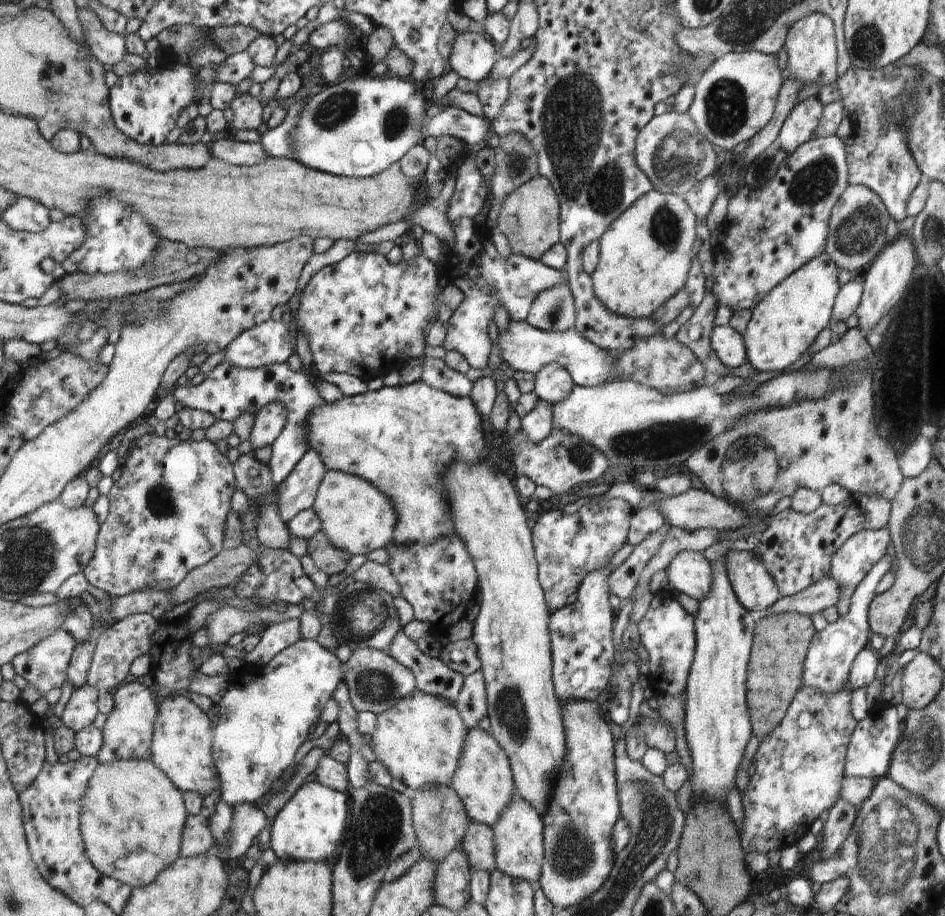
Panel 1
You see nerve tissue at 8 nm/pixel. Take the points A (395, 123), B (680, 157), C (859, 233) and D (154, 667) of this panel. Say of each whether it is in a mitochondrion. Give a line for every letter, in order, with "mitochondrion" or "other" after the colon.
A: mitochondrion
B: mitochondrion
C: mitochondrion
D: other

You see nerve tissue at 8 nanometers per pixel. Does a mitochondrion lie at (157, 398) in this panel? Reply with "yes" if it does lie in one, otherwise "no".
no

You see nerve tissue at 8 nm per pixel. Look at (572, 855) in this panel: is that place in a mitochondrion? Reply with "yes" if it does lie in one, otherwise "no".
yes

